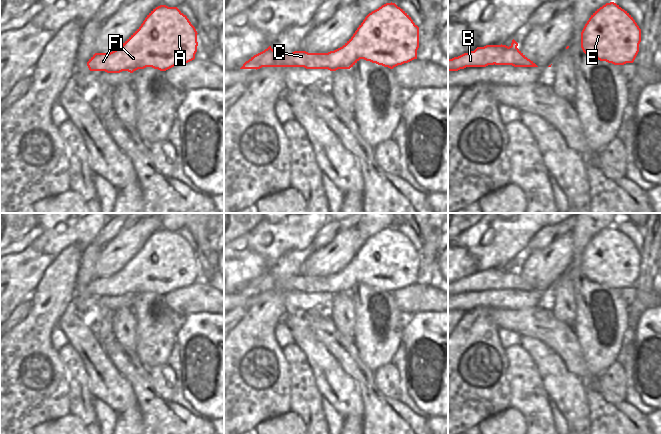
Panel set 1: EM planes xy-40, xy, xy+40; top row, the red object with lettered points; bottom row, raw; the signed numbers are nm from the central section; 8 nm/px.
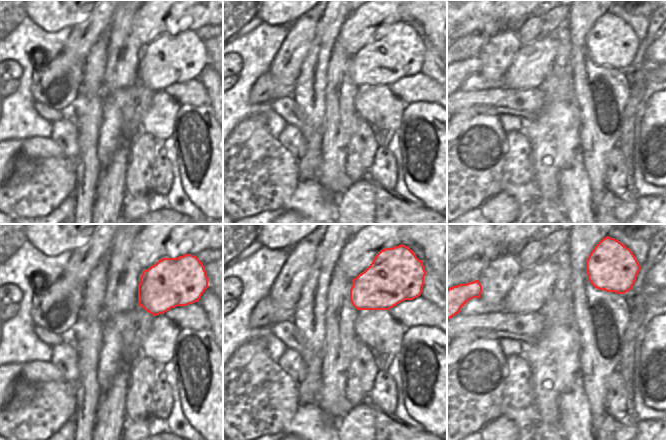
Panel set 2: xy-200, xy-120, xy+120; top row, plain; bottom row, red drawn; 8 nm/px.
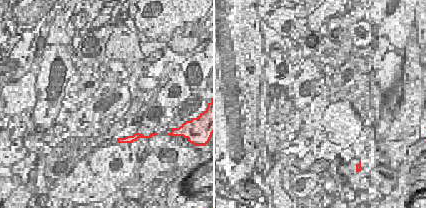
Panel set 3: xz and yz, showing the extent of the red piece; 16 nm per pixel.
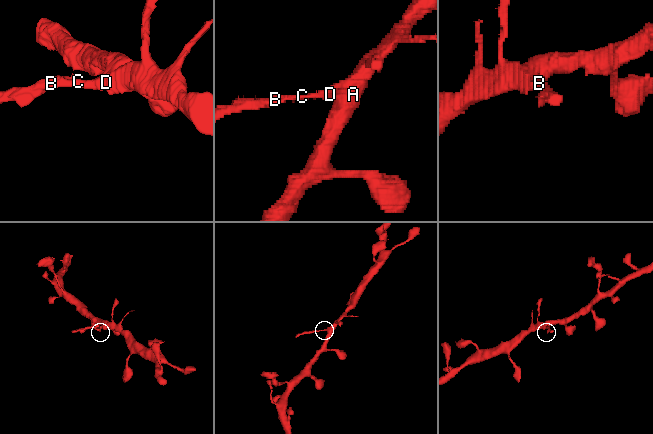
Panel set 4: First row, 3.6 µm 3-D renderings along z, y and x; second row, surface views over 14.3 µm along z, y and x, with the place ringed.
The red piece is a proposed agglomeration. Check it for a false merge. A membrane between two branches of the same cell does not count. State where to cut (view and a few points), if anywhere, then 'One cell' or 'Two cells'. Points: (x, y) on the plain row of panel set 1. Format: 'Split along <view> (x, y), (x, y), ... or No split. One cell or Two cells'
Split along xy+40 (506, 270), (497, 278), (497, 282), (493, 287). Two cells

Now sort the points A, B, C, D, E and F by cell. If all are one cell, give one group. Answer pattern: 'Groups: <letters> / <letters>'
Groups: A C D E F / B

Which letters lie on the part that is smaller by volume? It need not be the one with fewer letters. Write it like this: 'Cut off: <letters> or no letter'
Cut off: B

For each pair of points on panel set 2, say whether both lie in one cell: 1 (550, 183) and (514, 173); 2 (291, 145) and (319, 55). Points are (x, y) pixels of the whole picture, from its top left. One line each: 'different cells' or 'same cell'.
1: different cells
2: different cells

